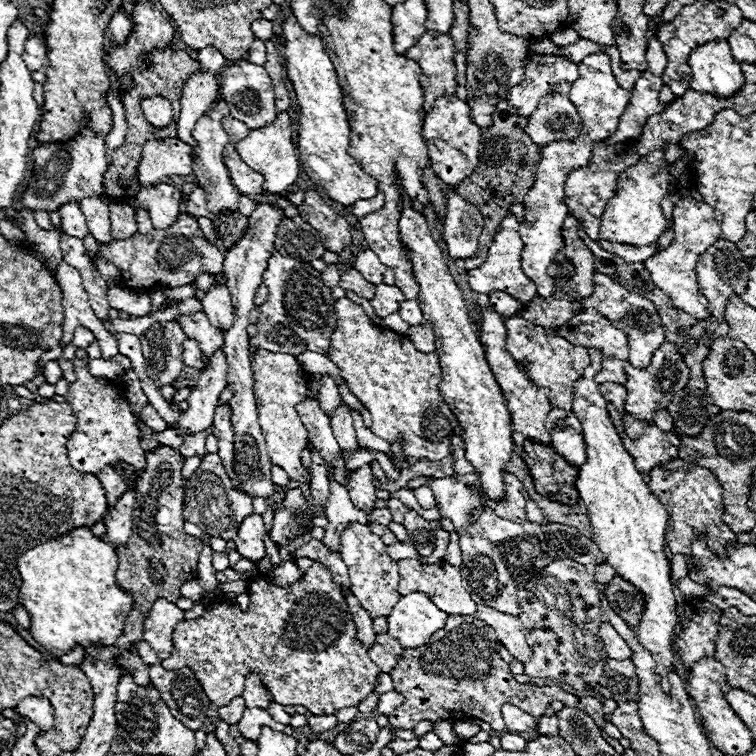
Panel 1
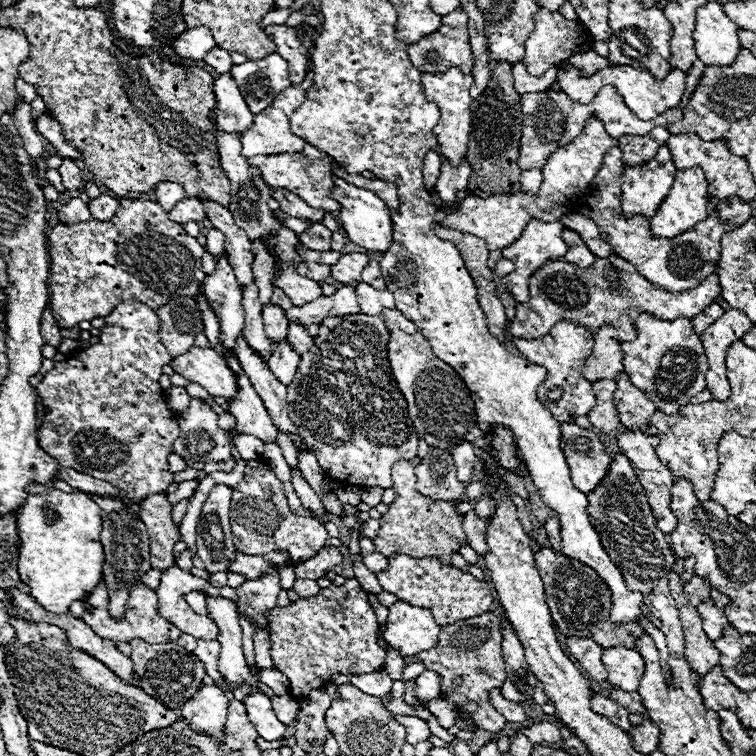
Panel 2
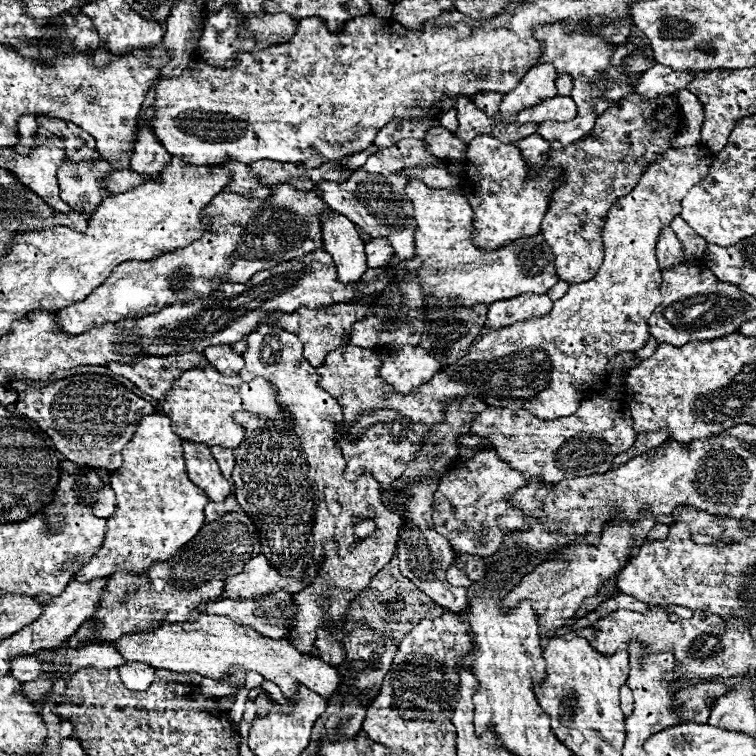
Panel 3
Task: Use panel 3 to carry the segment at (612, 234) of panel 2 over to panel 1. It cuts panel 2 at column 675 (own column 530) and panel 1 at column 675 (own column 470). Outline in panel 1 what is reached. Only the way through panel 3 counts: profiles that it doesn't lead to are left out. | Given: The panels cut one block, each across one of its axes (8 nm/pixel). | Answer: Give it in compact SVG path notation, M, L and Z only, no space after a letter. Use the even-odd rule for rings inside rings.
M692 190L686 194L686 198L682 198L682 202L676 204L672 228L676 230L676 242L660 254L648 258L644 266L648 268L652 282L656 282L656 286L672 298L672 304L676 308L682 308L684 312L704 320L708 318L708 300L698 286L696 262L720 238L720 224L714 220L712 208L704 200L700 200L700 194L696 190Z

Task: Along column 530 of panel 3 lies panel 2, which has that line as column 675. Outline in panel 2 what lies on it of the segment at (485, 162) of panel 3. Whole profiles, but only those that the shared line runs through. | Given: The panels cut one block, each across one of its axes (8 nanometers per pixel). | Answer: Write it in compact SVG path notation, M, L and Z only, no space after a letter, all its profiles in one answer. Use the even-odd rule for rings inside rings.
M692 166L692 168L686 168L686 170L676 170L674 186L672 186L668 198L662 202L656 216L650 218L650 228L656 236L674 238L674 236L690 230L694 224L702 222L708 216L706 204L708 204L708 182L704 178L702 168Z

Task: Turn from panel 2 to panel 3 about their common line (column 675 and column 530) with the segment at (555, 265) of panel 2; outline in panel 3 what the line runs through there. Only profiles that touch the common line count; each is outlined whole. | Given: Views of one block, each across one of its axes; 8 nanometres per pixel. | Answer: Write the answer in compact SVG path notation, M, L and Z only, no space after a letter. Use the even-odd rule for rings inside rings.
M520 294L516 298L498 300L488 308L488 330L500 330L512 326L518 320L542 318L552 310L552 300L546 294Z

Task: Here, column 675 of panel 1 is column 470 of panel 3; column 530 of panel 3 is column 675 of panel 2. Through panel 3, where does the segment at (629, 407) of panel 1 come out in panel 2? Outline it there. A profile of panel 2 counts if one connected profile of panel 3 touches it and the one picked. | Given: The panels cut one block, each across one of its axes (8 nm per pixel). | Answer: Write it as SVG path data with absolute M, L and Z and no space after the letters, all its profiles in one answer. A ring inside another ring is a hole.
M642 312L636 318L638 336L632 342L622 342L624 350L624 372L632 378L634 386L648 390L656 408L664 414L676 414L680 406L688 404L692 396L706 390L706 372L708 360L700 342L700 336L694 332L692 318L660 320L652 314Z

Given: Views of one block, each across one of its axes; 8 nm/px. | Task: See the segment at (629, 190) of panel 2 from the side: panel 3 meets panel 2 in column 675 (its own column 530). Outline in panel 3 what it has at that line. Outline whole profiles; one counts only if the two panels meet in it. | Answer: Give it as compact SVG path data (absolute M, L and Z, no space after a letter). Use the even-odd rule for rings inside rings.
M632 94L600 114L586 136L564 148L562 144L552 142L546 162L542 166L528 166L534 176L544 168L560 168L562 172L562 182L550 194L550 204L540 228L540 234L556 256L554 262L560 280L574 284L594 278L604 258L600 232L608 208L636 186L640 174L658 158L658 154L672 148L670 142L674 140L674 134L678 134L678 128L680 106L674 94L660 94L652 100Z

